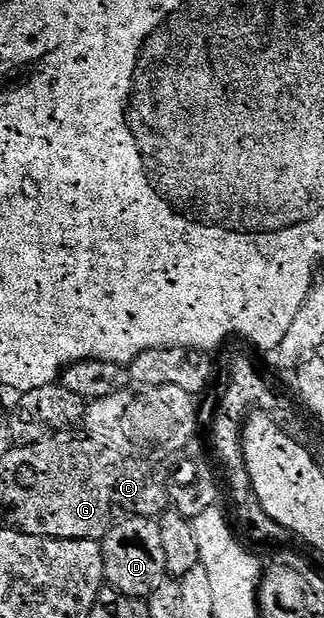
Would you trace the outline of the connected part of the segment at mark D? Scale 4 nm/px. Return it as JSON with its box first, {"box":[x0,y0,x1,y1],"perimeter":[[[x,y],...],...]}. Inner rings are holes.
{"box":[102,516,169,600],"perimeter":[[[129,516],[117,522],[114,529],[104,535],[102,545],[107,581],[119,593],[147,600],[166,580],[169,569],[166,548],[162,548],[162,532],[159,521]]]}

